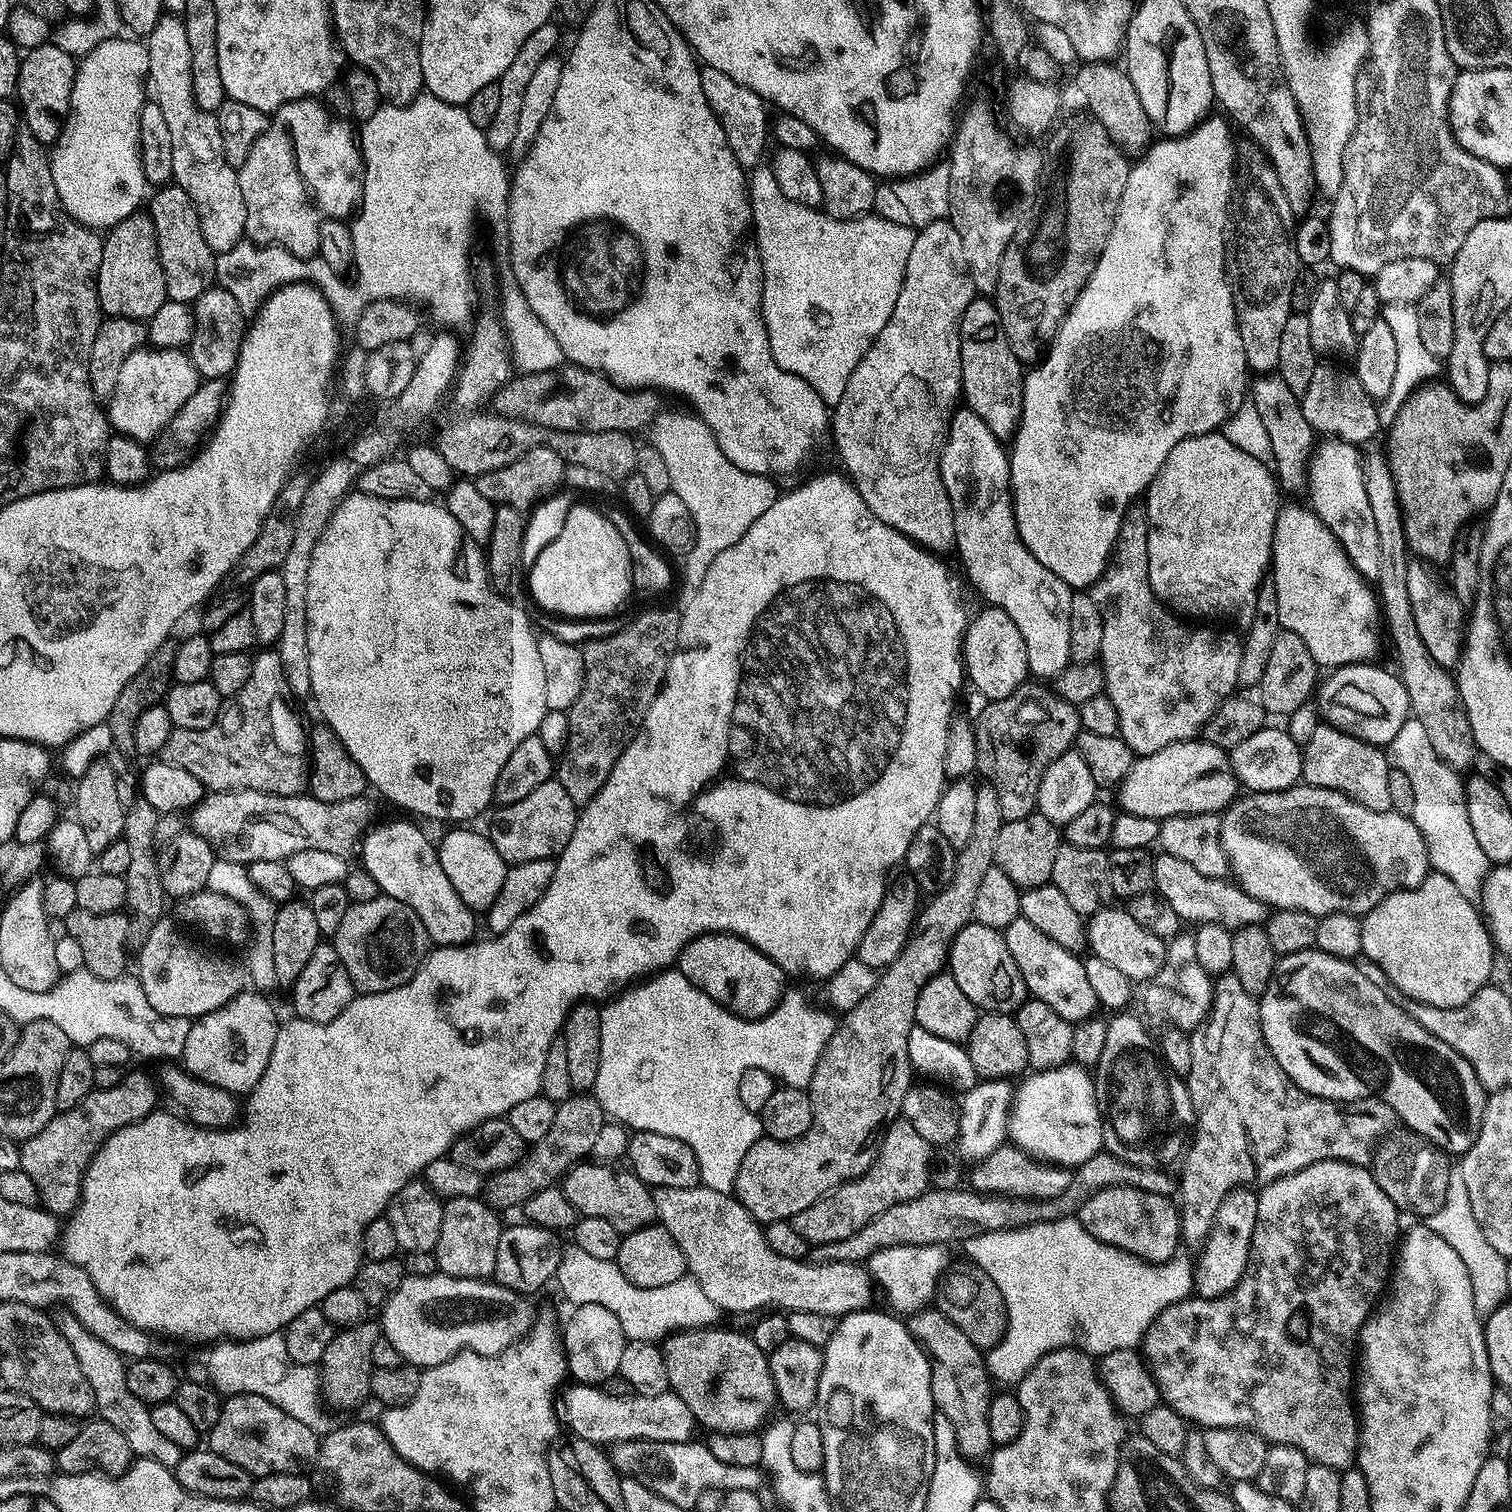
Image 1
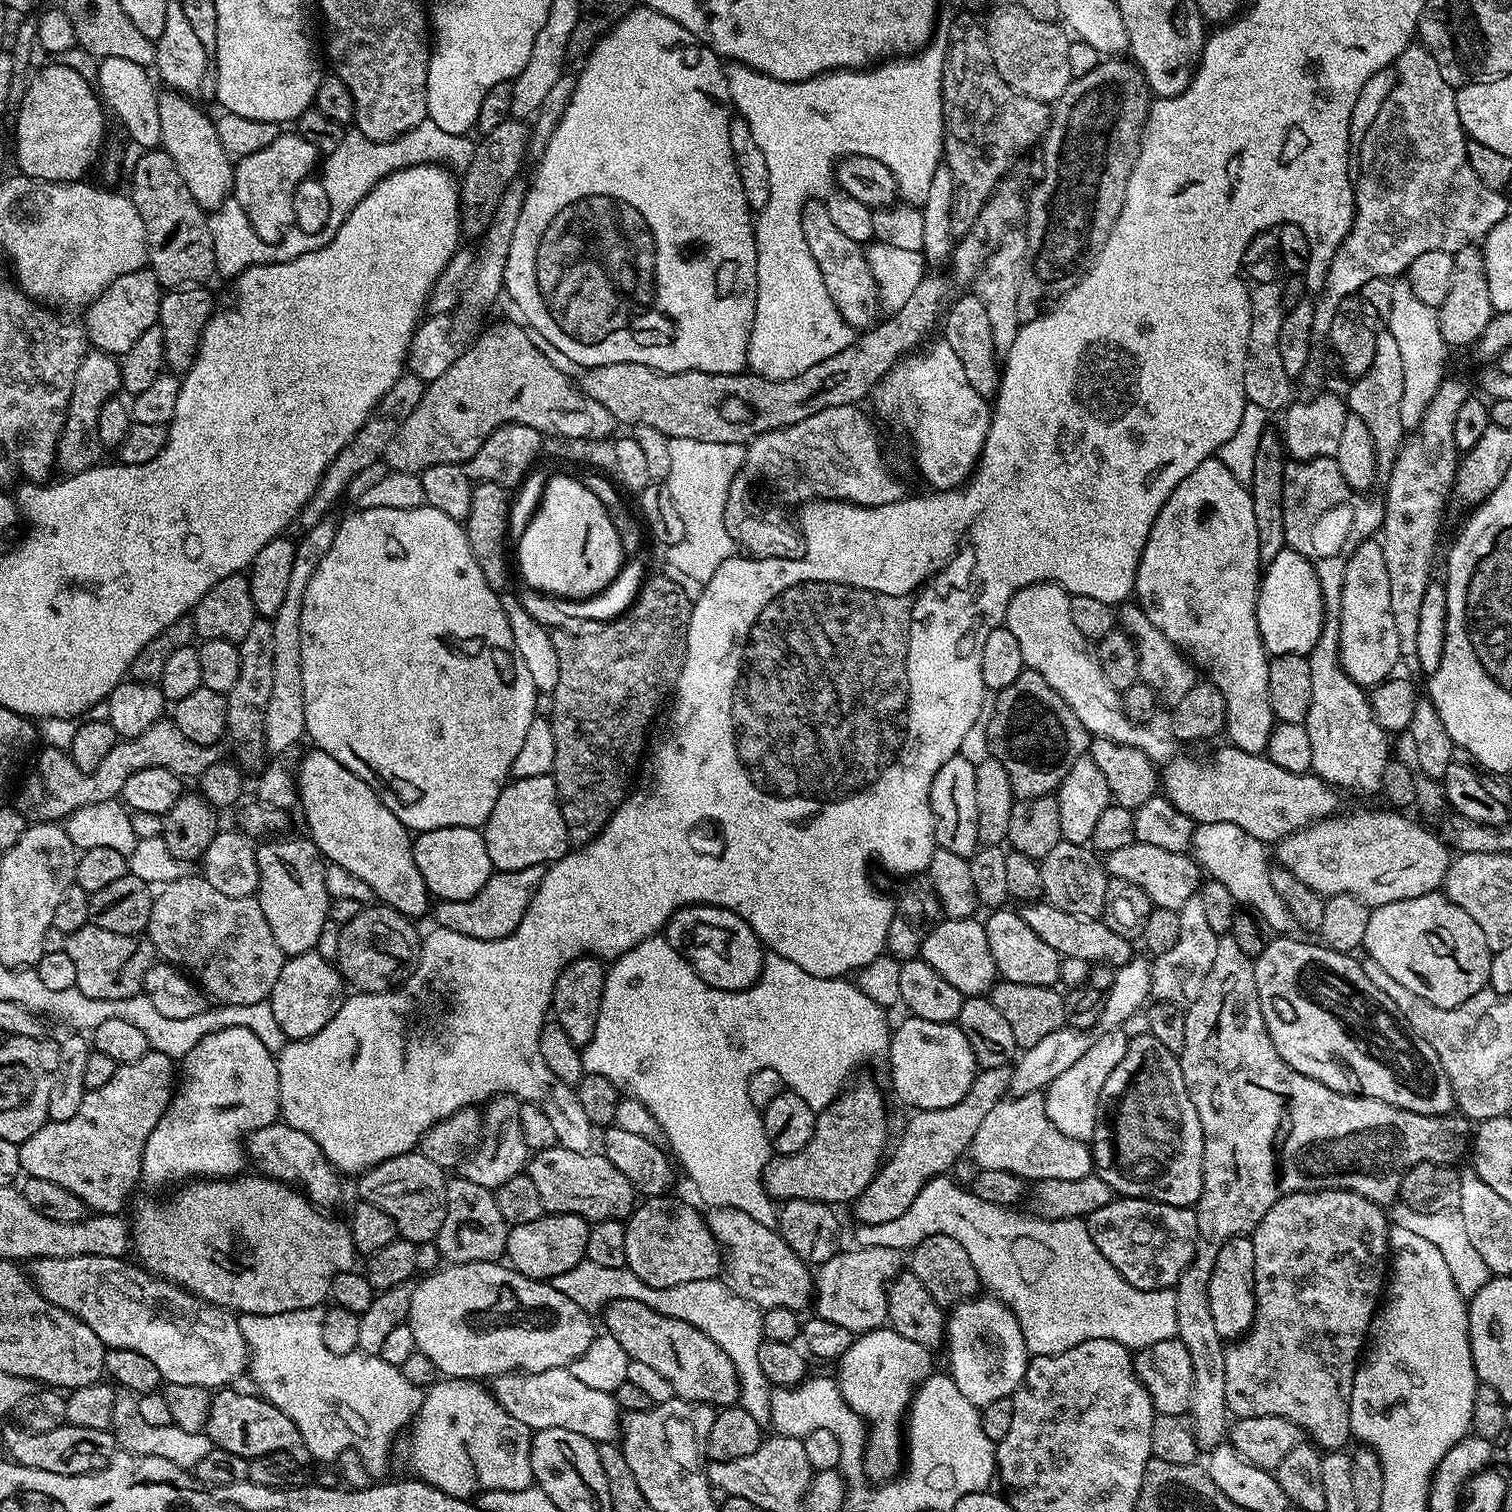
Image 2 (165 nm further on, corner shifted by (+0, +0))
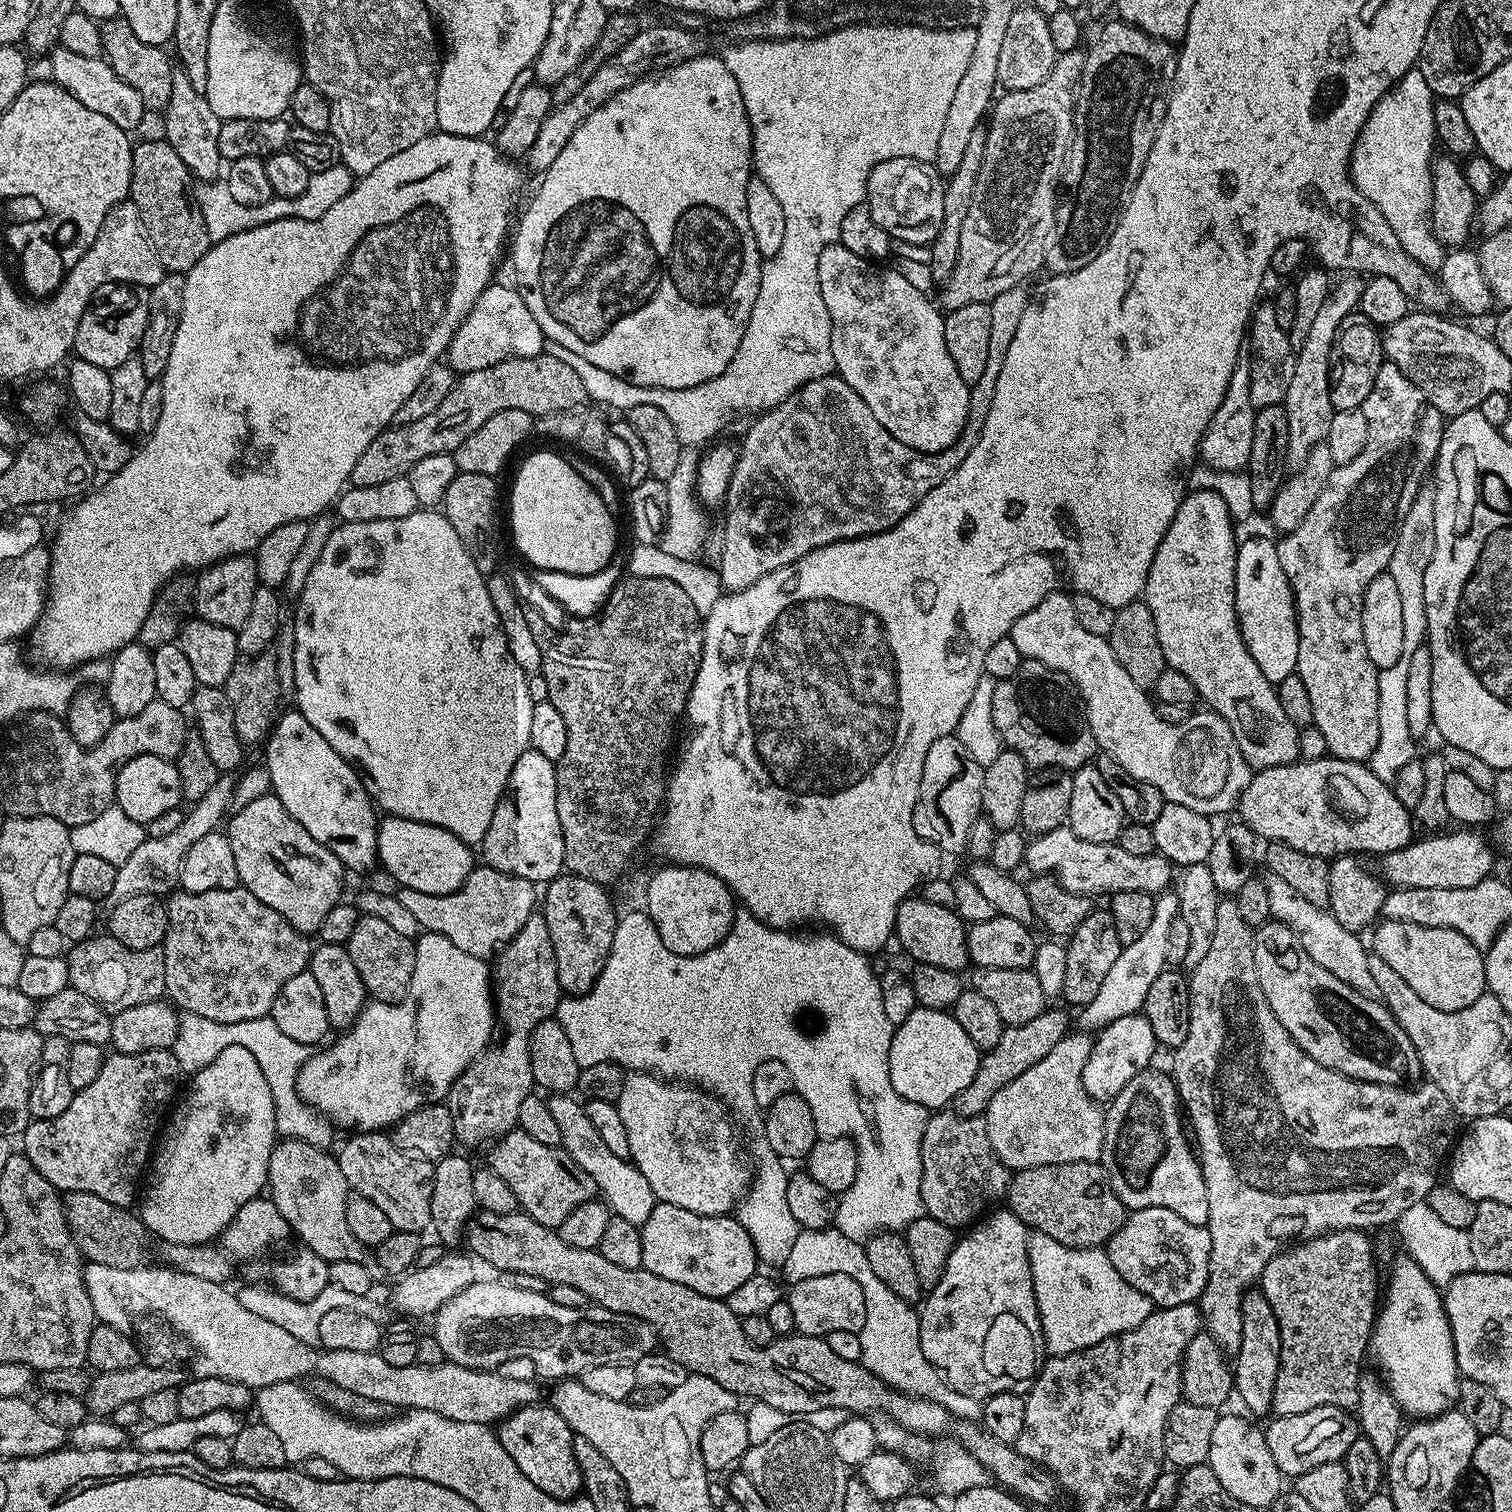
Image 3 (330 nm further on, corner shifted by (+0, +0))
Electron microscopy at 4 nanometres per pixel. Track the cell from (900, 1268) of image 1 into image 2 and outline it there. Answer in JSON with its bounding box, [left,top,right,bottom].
[815,1246,902,1334]

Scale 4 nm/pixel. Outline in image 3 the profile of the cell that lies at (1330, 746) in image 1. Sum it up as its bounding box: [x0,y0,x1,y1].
[1276,362,1446,762]

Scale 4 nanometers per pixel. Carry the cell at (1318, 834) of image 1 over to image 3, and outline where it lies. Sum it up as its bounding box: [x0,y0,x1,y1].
[1378,830,1494,890]

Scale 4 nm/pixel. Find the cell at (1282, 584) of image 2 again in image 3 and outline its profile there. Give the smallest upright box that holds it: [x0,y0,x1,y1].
[1234,536,1300,685]

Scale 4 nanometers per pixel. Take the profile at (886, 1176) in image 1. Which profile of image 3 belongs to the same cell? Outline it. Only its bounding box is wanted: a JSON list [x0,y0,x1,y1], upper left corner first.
[951,1007,1069,1116]

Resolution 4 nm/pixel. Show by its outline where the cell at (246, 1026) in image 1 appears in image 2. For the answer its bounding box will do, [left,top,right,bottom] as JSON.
[140,1024,280,1188]

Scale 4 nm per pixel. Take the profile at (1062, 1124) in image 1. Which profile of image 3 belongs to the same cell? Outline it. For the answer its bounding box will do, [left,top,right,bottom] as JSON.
[1082,1012,1158,1102]

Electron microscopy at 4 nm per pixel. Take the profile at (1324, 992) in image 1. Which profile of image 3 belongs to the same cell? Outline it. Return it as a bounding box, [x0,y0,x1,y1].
[1254,922,1421,1085]

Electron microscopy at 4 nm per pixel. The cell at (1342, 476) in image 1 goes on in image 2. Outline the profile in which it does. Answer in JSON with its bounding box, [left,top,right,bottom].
[1340,539,1401,686]

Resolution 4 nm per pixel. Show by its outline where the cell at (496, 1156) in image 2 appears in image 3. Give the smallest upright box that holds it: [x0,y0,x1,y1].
[446,914,562,1148]

